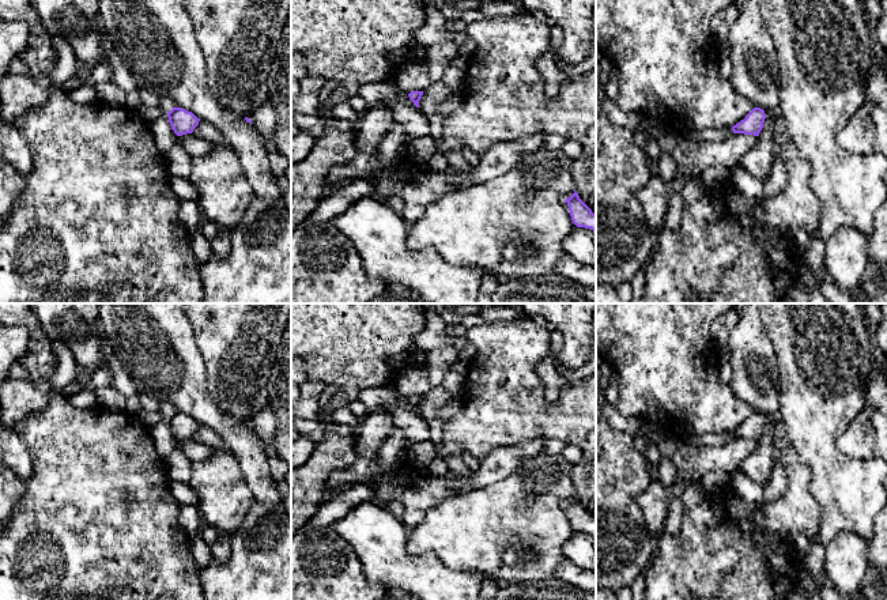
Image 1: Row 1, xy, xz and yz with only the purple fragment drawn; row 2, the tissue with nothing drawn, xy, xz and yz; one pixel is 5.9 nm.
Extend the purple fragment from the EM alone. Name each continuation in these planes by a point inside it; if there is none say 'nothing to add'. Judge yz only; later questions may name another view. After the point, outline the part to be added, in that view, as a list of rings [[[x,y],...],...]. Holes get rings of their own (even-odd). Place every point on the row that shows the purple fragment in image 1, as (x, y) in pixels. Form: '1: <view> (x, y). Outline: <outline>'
nothing to add

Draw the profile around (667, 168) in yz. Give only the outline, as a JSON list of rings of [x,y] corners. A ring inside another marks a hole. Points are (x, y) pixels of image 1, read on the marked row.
[[[661,152],[657,163],[657,176],[668,186],[677,177],[677,163],[672,154]]]

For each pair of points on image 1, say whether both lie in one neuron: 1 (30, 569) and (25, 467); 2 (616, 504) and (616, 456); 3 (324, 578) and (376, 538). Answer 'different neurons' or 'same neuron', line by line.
1: different neurons
2: same neuron
3: different neurons

